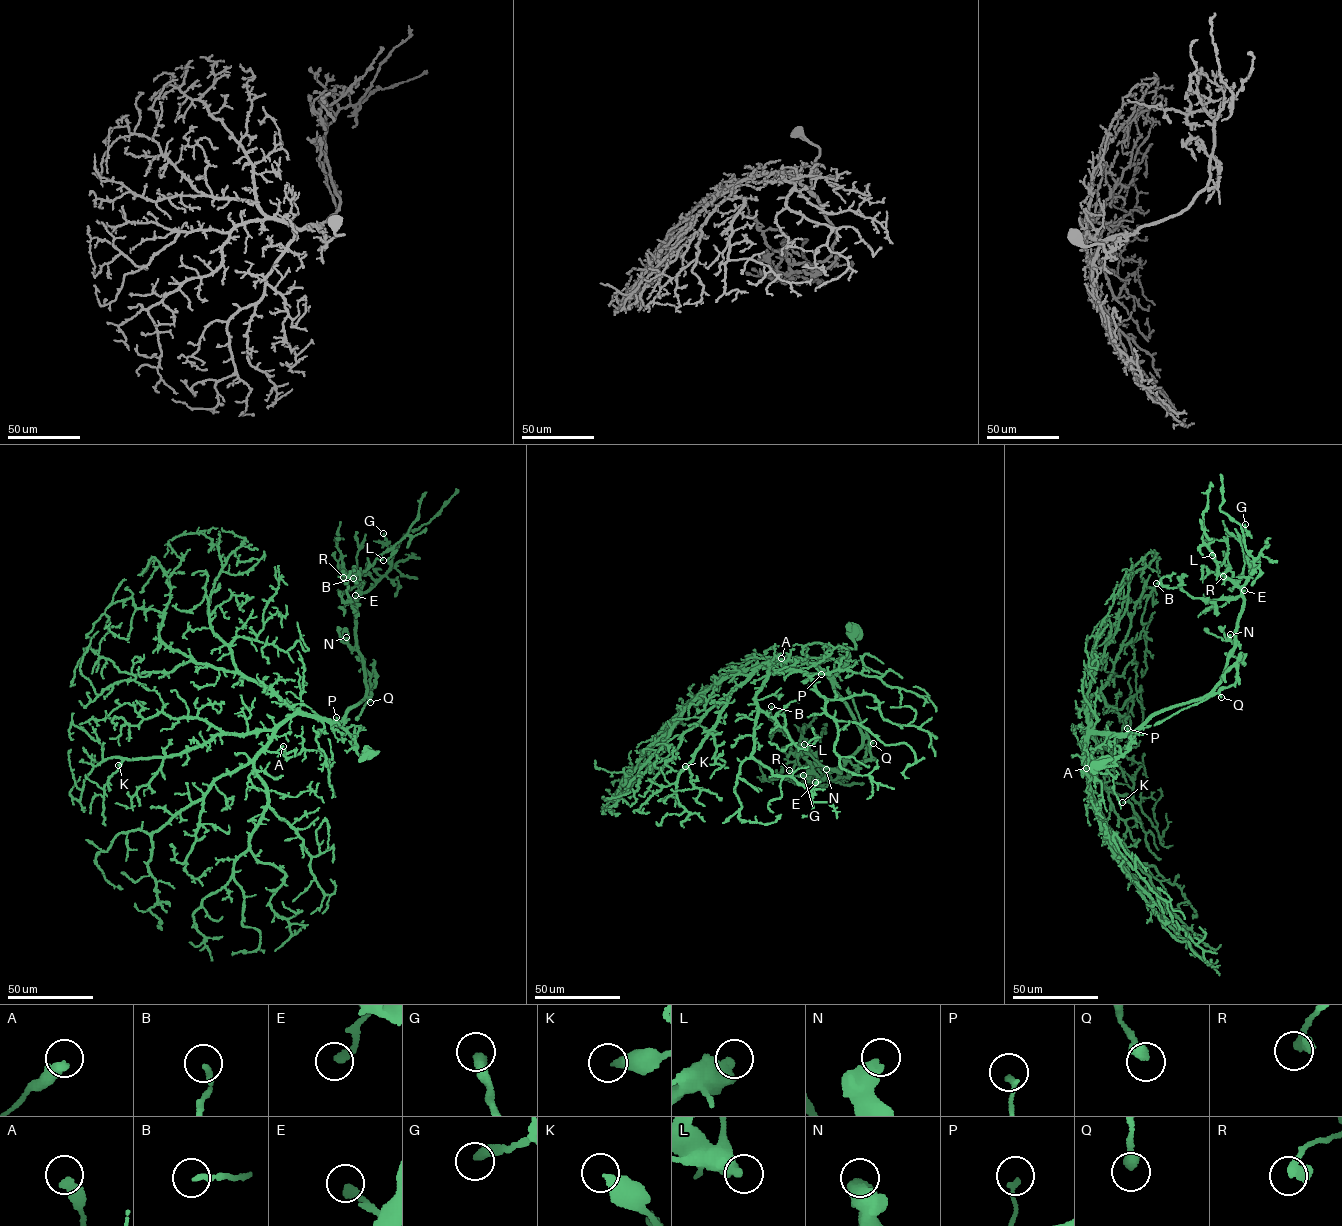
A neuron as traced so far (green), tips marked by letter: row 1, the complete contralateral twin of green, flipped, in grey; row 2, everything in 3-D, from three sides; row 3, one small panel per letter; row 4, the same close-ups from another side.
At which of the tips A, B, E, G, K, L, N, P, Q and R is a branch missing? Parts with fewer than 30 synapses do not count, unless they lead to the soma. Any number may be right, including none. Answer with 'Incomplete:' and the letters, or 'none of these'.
Incomplete: none of these

